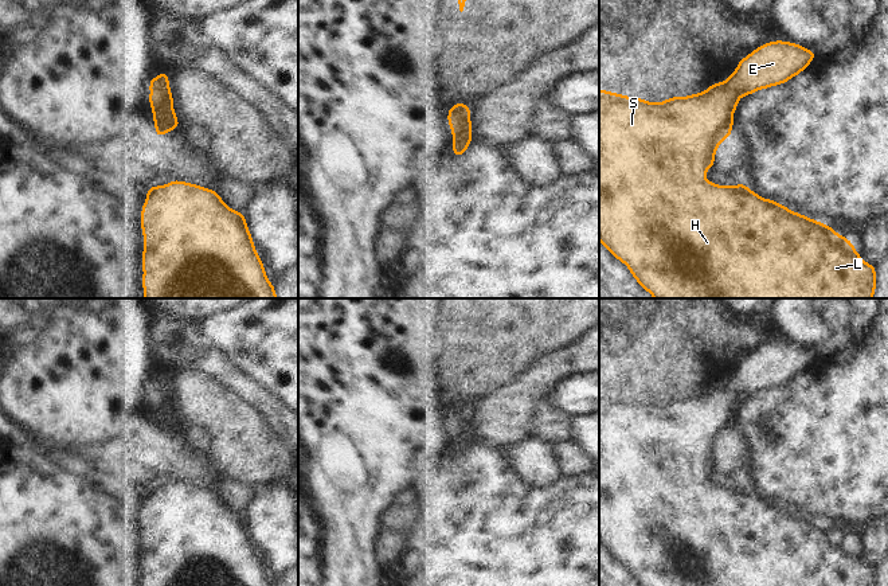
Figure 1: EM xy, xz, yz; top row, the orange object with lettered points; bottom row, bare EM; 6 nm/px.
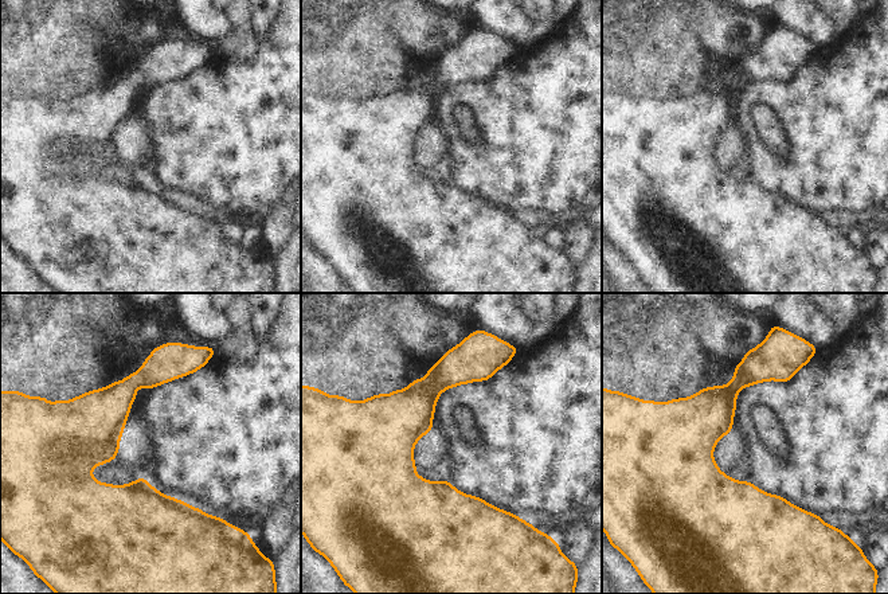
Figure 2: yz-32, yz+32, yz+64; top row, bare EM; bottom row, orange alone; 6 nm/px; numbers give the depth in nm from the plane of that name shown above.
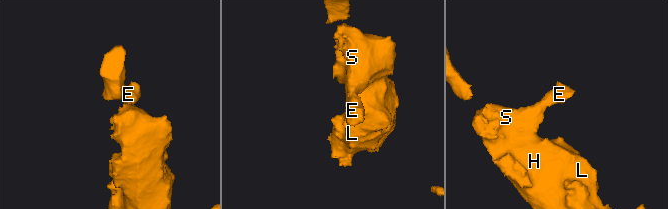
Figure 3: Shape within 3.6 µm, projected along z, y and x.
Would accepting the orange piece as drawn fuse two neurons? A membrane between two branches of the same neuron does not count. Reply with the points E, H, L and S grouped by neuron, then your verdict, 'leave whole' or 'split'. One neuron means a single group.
E H L S; leave whole

